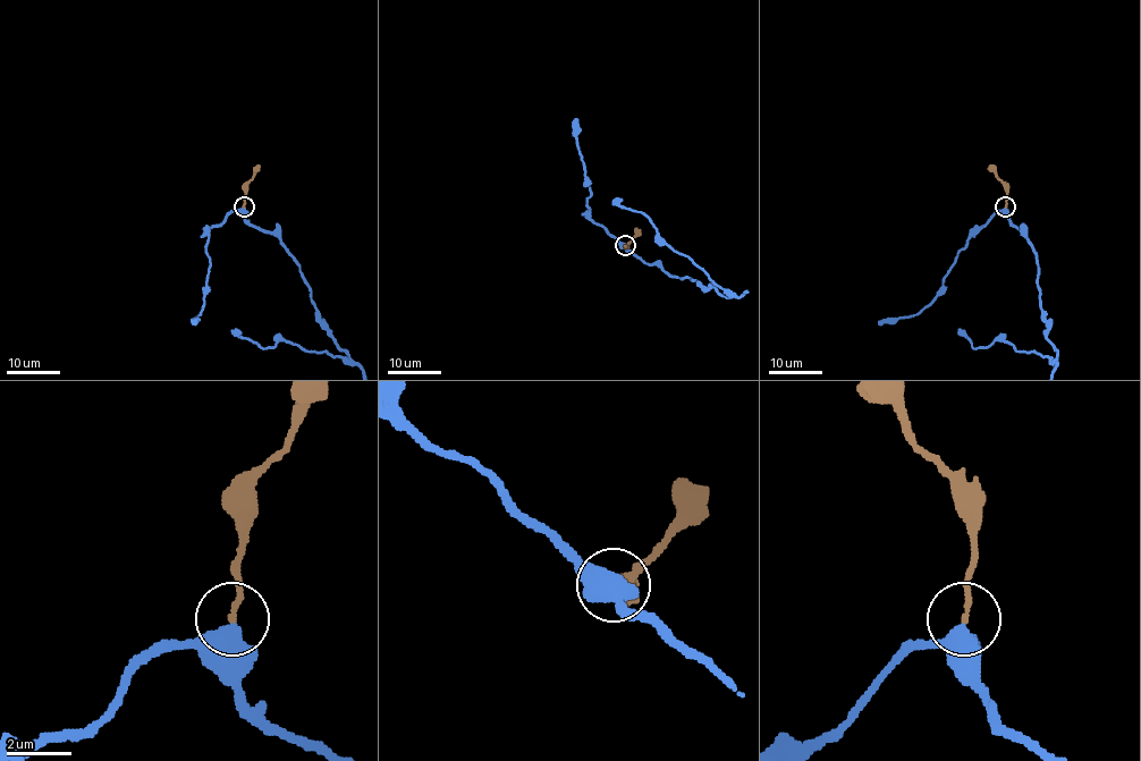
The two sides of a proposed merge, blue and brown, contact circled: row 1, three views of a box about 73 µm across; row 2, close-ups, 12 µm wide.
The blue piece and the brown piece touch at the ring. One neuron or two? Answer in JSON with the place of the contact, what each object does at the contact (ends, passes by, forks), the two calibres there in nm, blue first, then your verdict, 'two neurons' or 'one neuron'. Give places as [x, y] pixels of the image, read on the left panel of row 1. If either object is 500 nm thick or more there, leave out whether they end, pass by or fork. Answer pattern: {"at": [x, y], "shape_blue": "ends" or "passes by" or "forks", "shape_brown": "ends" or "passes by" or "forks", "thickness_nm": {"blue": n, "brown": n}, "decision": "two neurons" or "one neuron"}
{"at": [244, 206], "thickness_nm": {"blue": 650, "brown": 160}, "decision": "one neuron"}

